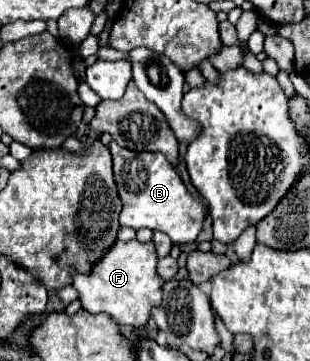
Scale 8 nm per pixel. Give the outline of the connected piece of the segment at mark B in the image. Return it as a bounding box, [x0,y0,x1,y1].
[109,141,205,245]

